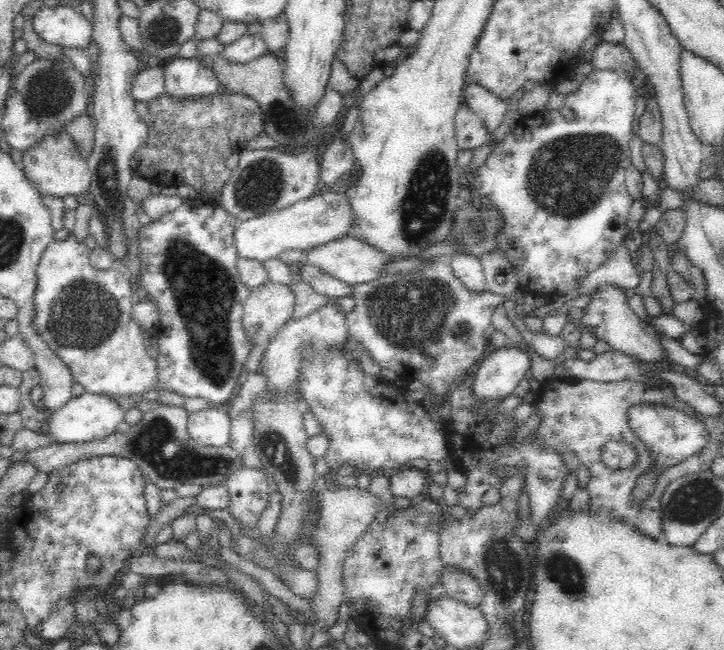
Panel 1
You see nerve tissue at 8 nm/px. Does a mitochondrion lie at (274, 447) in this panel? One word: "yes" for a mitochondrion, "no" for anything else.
yes

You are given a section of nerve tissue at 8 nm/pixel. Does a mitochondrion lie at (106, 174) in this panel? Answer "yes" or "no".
yes

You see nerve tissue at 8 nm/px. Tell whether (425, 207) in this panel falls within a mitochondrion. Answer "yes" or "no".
yes

